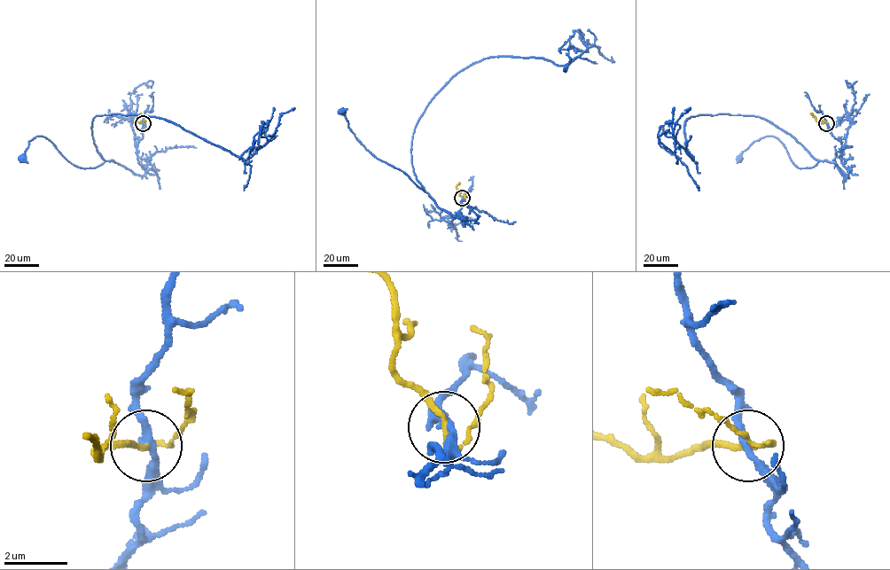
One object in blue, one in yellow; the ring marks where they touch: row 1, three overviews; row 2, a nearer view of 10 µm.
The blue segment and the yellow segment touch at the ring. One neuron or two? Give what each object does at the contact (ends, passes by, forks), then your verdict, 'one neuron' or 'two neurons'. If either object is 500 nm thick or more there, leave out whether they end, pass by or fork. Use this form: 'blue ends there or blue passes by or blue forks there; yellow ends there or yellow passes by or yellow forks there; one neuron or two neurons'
blue passes by; yellow passes by; two neurons

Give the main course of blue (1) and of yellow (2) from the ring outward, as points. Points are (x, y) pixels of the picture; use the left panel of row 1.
1: (143, 123), (143, 137), (136, 146), (144, 175), (112, 160), (81, 167), (42, 136), (28, 142), (23, 158)
2: (143, 123), (137, 121), (136, 116), (140, 113)

